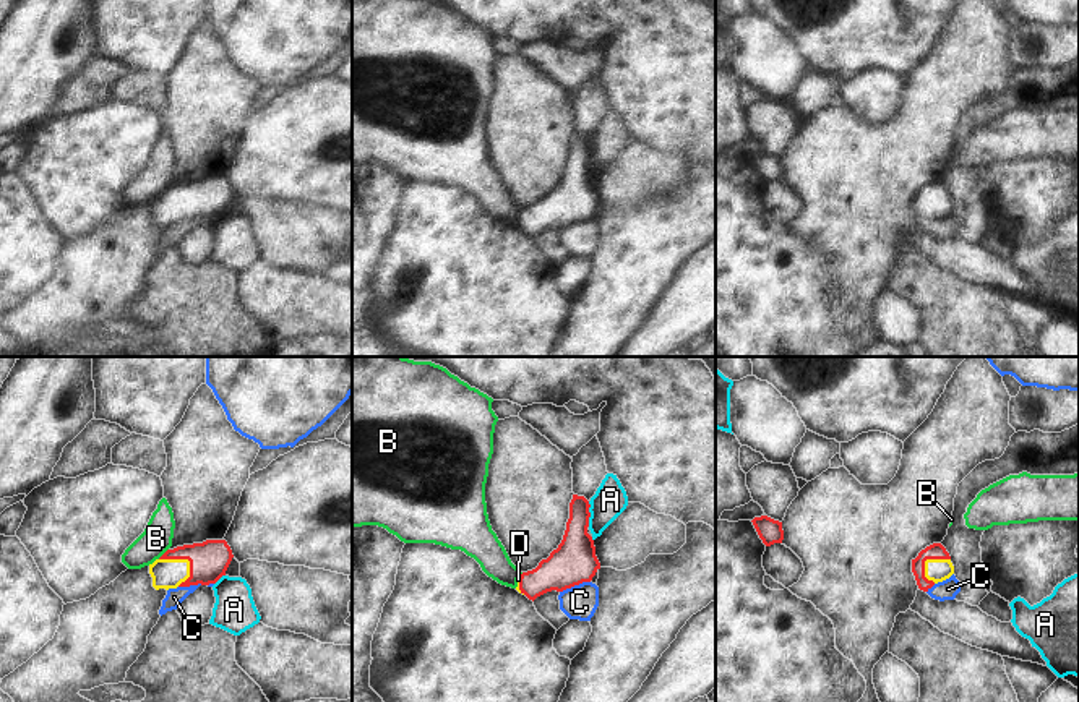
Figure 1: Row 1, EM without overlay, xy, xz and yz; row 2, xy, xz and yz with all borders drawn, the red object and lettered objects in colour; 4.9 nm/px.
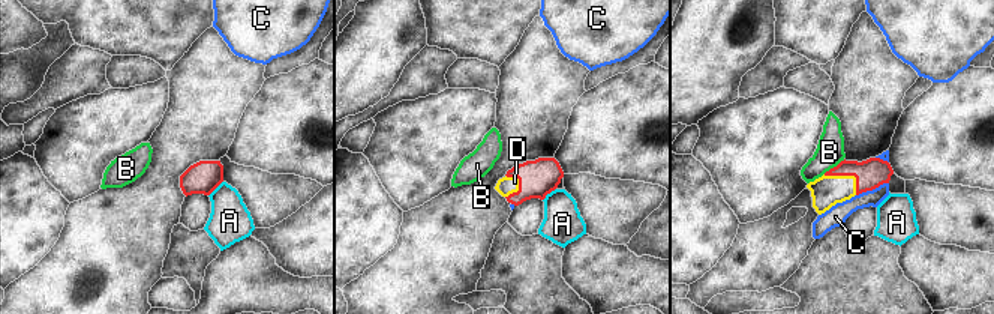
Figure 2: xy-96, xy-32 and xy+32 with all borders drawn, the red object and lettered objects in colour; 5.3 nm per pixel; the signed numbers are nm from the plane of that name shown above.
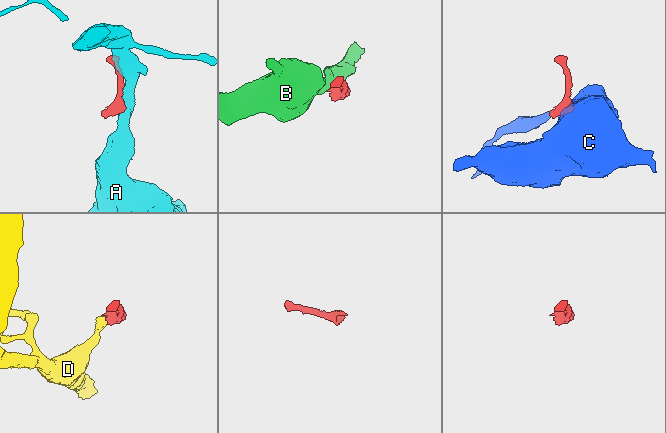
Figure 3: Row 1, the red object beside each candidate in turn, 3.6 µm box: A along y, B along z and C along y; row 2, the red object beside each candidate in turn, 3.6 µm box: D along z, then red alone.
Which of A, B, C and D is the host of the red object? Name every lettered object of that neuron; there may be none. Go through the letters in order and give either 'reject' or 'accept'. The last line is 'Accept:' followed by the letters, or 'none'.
A: reject
B: reject
C: reject
D: accept
Accept: D

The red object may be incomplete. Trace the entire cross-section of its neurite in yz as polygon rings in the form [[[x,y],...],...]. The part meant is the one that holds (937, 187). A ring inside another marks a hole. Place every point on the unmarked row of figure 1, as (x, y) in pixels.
[[[933,180],[912,196],[912,209],[920,227],[928,229],[935,220],[954,211],[951,193],[941,180]]]

